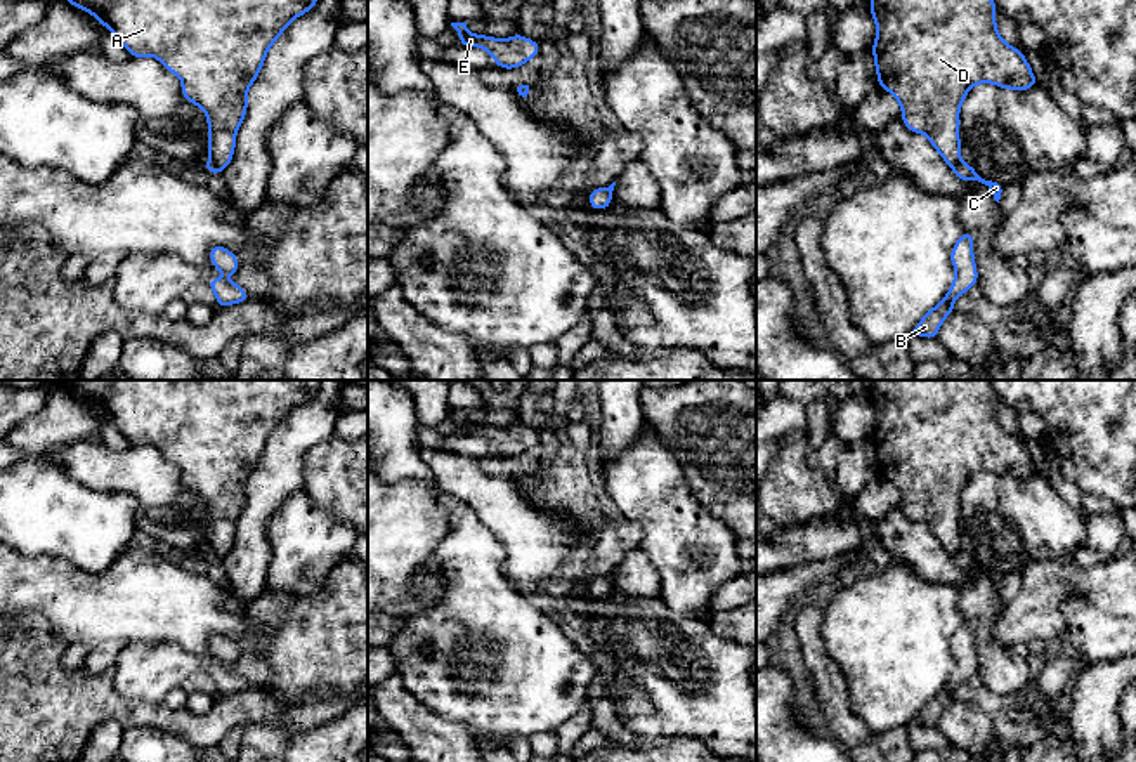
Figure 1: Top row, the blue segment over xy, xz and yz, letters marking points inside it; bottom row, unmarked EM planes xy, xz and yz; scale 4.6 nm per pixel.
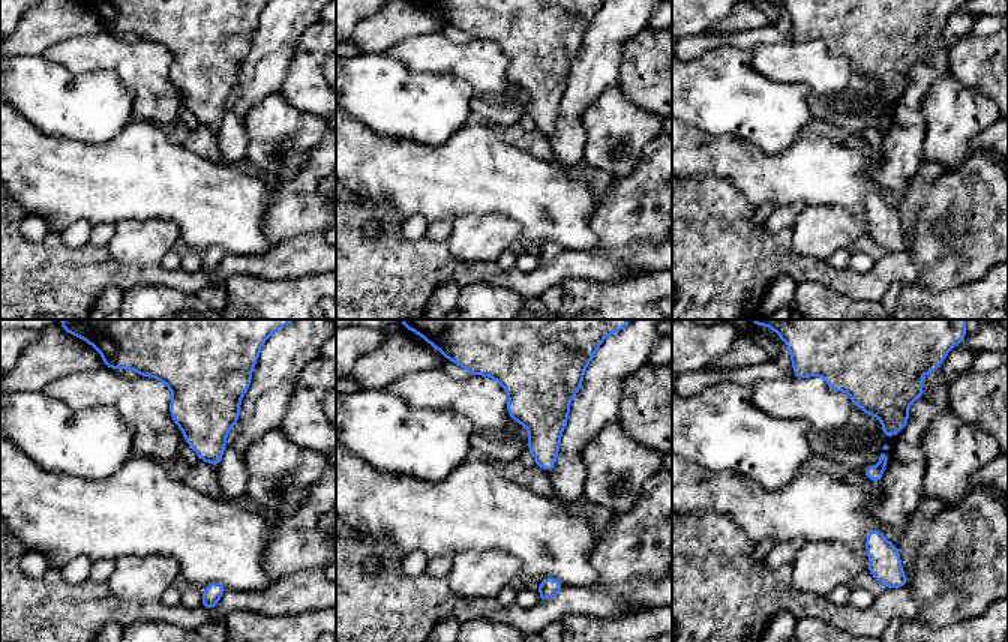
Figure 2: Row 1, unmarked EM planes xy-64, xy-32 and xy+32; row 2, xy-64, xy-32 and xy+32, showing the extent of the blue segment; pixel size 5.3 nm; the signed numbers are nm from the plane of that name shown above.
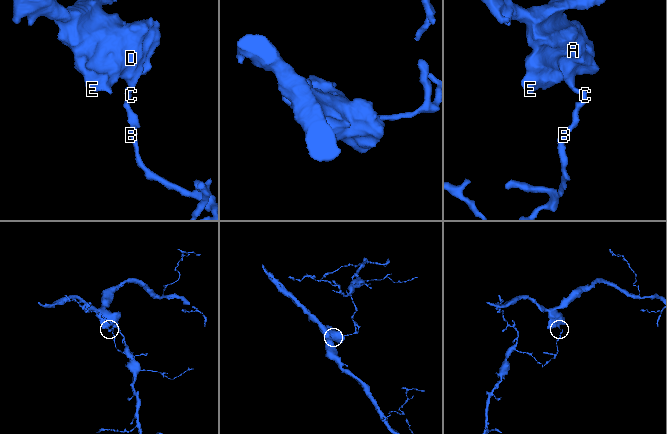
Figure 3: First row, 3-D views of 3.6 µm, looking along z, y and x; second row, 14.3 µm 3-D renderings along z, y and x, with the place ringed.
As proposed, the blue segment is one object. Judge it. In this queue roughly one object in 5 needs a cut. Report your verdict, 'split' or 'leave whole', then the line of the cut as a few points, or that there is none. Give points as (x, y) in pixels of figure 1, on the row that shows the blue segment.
split; cut yz (959, 160), (953, 167)

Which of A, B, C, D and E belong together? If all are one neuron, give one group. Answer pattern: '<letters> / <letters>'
A D E / B C

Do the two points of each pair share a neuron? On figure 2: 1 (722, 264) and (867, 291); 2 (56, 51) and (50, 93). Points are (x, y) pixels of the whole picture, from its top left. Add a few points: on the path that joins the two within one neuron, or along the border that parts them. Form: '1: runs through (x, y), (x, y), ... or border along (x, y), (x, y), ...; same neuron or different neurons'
1: runs through (758, 264), (794, 264), (831, 278); same neuron
2: border along (41, 56), (59, 62), (74, 72), (87, 72); different neurons

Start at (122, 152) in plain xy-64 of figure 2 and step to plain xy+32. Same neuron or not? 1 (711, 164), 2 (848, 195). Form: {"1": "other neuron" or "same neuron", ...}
{"1": "same neuron", "2": "same neuron"}

